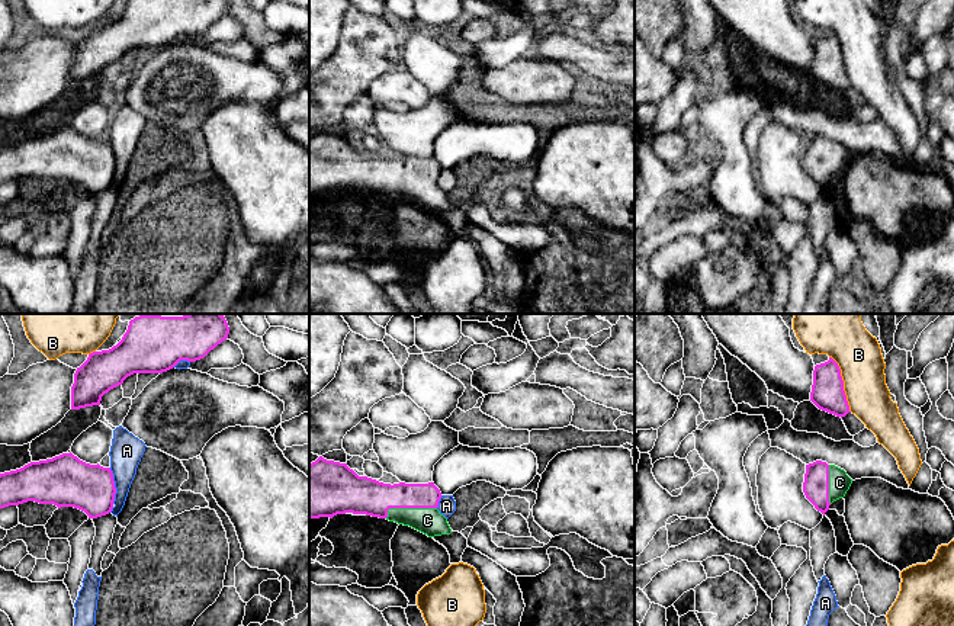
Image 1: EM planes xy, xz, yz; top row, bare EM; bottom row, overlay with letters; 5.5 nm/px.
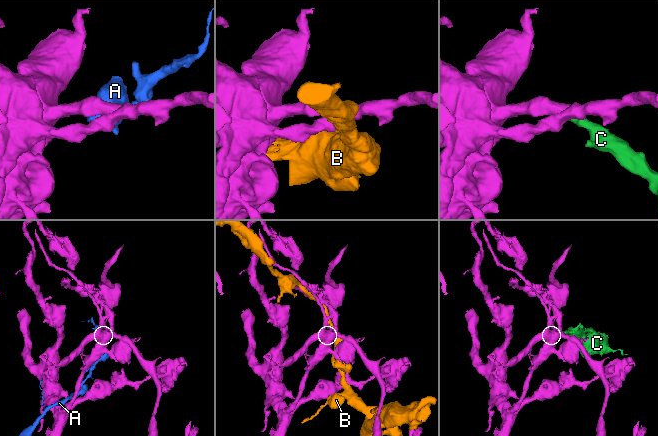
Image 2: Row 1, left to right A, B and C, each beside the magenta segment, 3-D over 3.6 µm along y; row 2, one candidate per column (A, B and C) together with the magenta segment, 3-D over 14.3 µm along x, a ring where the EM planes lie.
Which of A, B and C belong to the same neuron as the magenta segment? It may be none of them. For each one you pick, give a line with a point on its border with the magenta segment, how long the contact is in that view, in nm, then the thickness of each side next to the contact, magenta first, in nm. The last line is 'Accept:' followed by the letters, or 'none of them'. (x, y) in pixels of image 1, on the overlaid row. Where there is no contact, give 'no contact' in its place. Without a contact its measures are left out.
C: contact xz (408, 507); length 300 nm; calibres 200 and 150 nm
Accept: C

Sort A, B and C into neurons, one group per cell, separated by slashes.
A / B / C

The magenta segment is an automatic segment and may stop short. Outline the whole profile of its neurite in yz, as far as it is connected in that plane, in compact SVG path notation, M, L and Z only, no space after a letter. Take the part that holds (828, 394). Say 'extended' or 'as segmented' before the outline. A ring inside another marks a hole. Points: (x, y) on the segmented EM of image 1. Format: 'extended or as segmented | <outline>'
as segmented | M832 357L815 366L810 401L819 410L841 418L851 412L844 391L841 369Z

